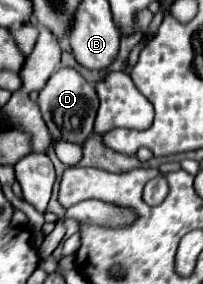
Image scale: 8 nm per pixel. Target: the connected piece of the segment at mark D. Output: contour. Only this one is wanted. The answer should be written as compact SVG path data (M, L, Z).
M73 68L57 70L49 78L47 86L39 92L37 102L41 108L43 120L55 140L83 144L87 140L87 136L93 132L93 122L95 122L95 114L99 108L99 98L97 98L95 88L91 84L87 84L85 78L79 72L75 72Z

